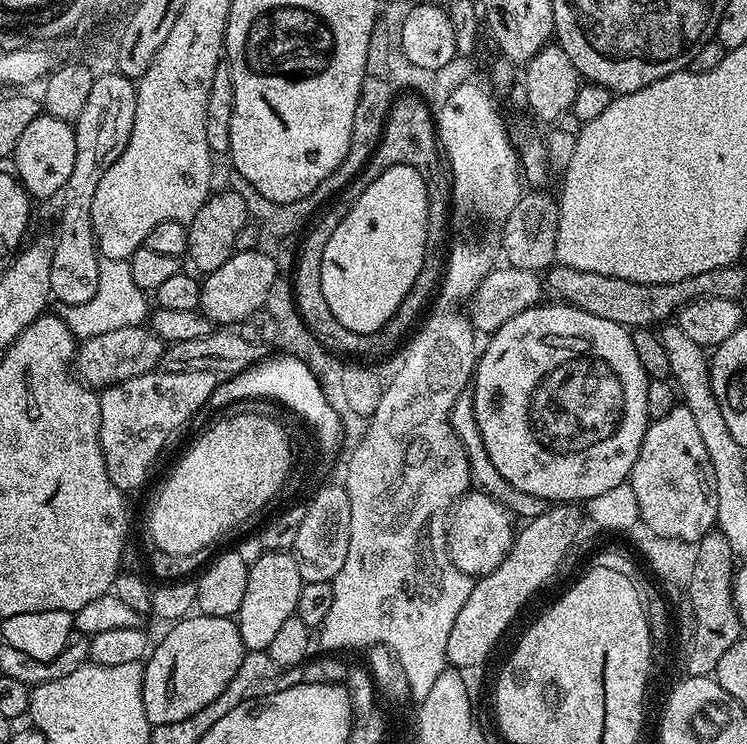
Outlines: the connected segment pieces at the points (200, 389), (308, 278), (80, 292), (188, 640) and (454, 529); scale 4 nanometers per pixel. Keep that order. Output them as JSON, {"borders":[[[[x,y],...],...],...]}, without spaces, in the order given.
{"borders":[[[[157,370],[111,384],[99,393],[100,445],[118,490],[131,494],[148,480],[148,471],[168,439],[199,410],[207,405],[218,383],[215,372],[166,372]]],[[[379,144],[376,152],[365,163],[363,170],[337,193],[331,203],[319,213],[315,223],[307,229],[306,235],[308,237],[305,238],[304,245],[300,248],[300,257],[296,260],[296,273],[290,276],[292,296],[296,300],[296,313],[300,315],[302,322],[310,330],[310,334],[314,334],[314,338],[325,348],[335,353],[336,356],[359,358],[364,362],[372,362],[375,356],[384,356],[391,348],[398,347],[397,349],[399,349],[401,347],[402,341],[409,335],[408,323],[411,322],[412,316],[418,315],[427,306],[432,291],[435,288],[437,291],[442,280],[442,273],[438,269],[427,268],[426,265],[423,265],[414,286],[410,286],[410,294],[406,294],[406,298],[402,298],[402,306],[398,306],[396,315],[392,316],[390,322],[386,322],[386,326],[382,326],[377,332],[358,334],[354,330],[346,330],[346,326],[342,326],[342,322],[338,322],[338,318],[329,316],[328,307],[322,298],[322,282],[320,281],[322,278],[322,250],[324,249],[325,239],[330,234],[334,234],[338,222],[348,213],[348,208],[360,197],[362,190],[366,190],[366,186],[370,186],[370,182],[374,182],[374,178],[378,178],[380,168],[386,170],[384,164],[388,164],[388,144]]],[[[110,70],[108,74],[99,73],[92,84],[92,88],[89,93],[88,101],[81,112],[78,119],[73,123],[73,128],[75,130],[75,154],[74,154],[74,169],[73,173],[70,174],[70,177],[66,180],[60,195],[57,197],[56,203],[58,203],[58,238],[54,240],[53,249],[52,249],[52,258],[50,264],[50,286],[53,297],[58,301],[60,300],[61,305],[70,306],[70,305],[80,305],[82,302],[88,302],[90,298],[94,296],[95,291],[98,288],[98,266],[99,266],[99,255],[98,249],[95,245],[95,236],[93,234],[93,202],[94,202],[94,193],[98,188],[98,182],[102,180],[102,175],[105,174],[106,170],[114,164],[114,162],[121,156],[122,150],[126,148],[126,143],[130,138],[130,131],[133,129],[134,124],[134,113],[137,110],[137,94],[135,83],[129,79],[128,76],[122,75],[120,72],[115,70]]],[[[192,614],[169,628],[144,664],[142,706],[151,725],[180,722],[198,714],[202,706],[210,706],[238,674],[246,651],[235,619],[226,616]]],[[[472,490],[461,496],[448,522],[448,553],[454,566],[458,566],[458,570],[473,578],[493,572],[512,548],[512,520],[513,513],[485,492]]]]}

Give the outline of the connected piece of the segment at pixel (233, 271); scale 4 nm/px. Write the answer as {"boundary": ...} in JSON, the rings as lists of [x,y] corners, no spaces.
{"boundary":[[[262,251],[235,252],[223,266],[218,266],[218,270],[203,277],[199,311],[209,316],[213,325],[239,325],[251,318],[266,302],[266,296],[270,292],[270,286],[274,286],[278,272],[275,262]]]}

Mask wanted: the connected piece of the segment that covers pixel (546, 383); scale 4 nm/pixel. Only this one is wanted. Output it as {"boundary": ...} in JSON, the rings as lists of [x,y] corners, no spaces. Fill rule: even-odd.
{"boundary":[[[563,302],[541,303],[539,306],[526,310],[522,314],[518,314],[514,318],[510,318],[510,322],[506,322],[496,332],[491,333],[487,337],[488,345],[483,345],[482,351],[479,353],[476,362],[476,371],[474,373],[474,383],[470,388],[470,395],[474,402],[474,418],[478,420],[478,430],[482,434],[482,442],[486,444],[486,454],[490,458],[490,462],[494,462],[494,466],[498,469],[498,474],[502,474],[502,478],[506,478],[506,482],[510,482],[510,486],[514,486],[518,490],[524,492],[525,497],[532,498],[537,496],[540,500],[548,500],[544,502],[585,502],[595,496],[604,498],[612,493],[614,486],[625,483],[632,475],[632,467],[638,458],[638,450],[642,446],[642,438],[646,434],[649,426],[649,418],[646,414],[646,390],[648,389],[649,376],[642,370],[642,362],[638,362],[638,350],[634,350],[634,342],[632,341],[632,332],[623,328],[618,322],[609,322],[606,318],[598,318],[594,314],[586,314],[586,310],[574,308],[570,304]]]}

